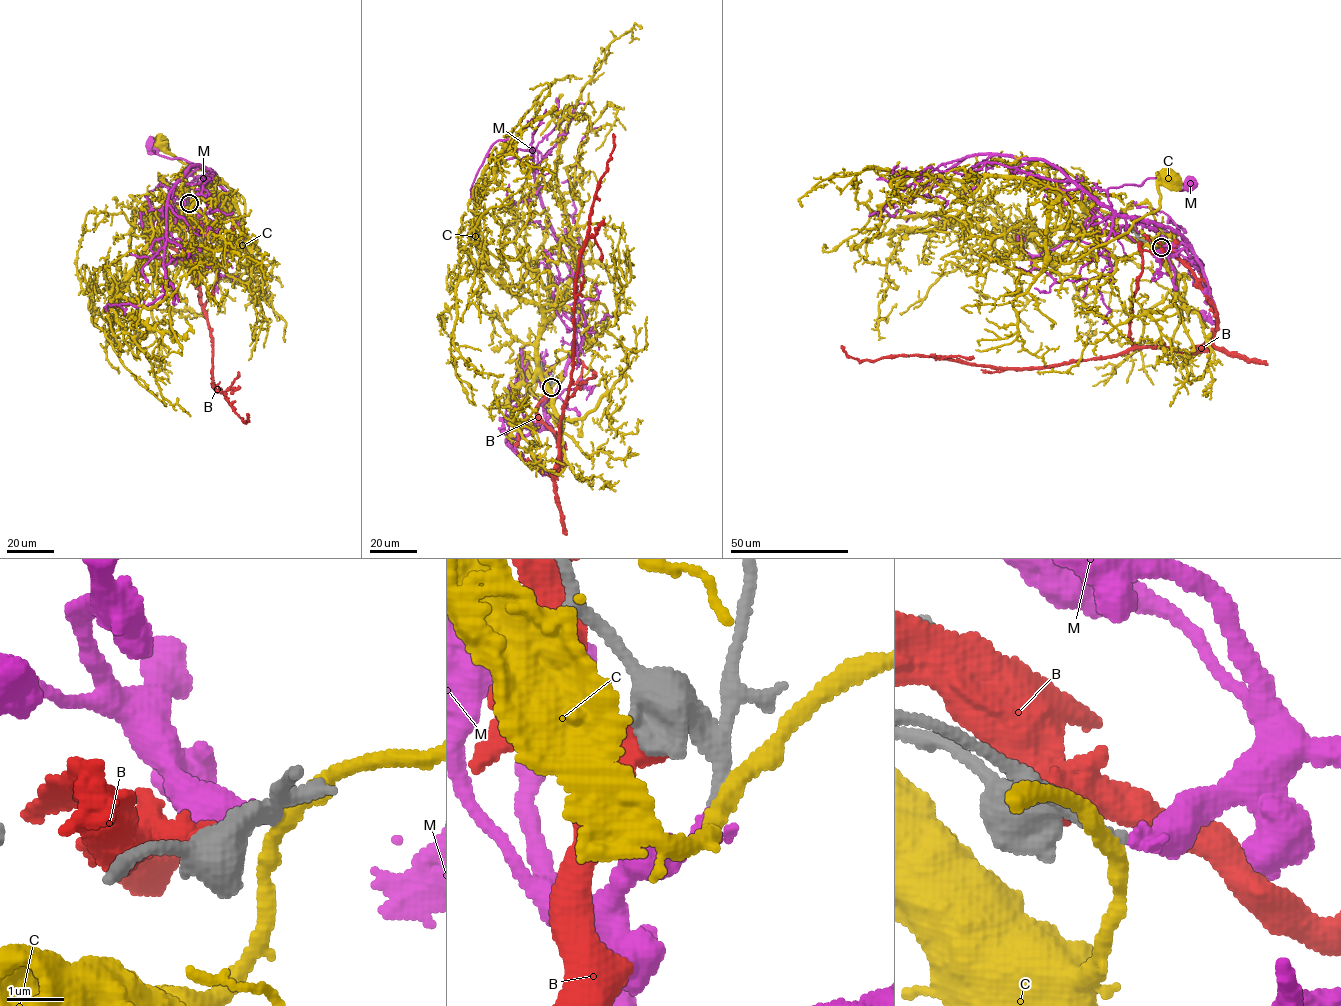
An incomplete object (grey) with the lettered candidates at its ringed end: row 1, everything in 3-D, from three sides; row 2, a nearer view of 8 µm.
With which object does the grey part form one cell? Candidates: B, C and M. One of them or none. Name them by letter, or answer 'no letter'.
M

